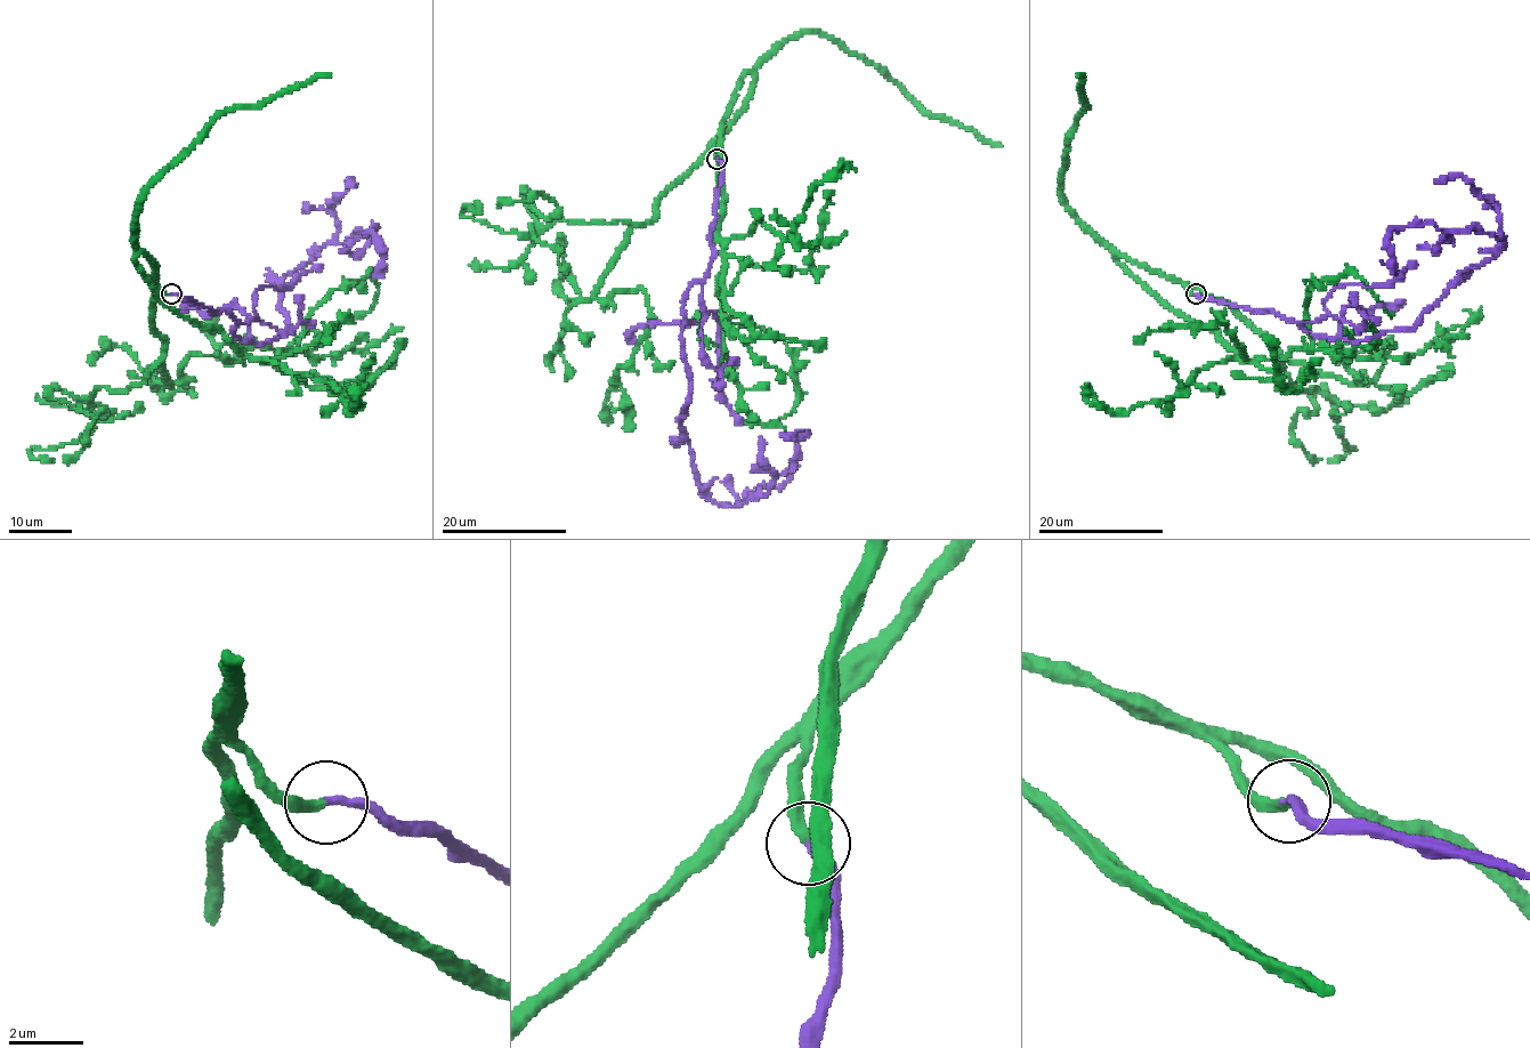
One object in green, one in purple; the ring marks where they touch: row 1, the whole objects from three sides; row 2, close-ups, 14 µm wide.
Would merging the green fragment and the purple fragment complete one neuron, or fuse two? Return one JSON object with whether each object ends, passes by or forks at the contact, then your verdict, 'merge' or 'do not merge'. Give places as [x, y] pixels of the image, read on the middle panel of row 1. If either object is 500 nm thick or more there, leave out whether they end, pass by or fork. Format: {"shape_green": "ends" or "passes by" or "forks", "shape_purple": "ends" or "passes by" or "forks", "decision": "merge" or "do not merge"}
{"shape_green": "ends", "shape_purple": "ends", "decision": "merge"}

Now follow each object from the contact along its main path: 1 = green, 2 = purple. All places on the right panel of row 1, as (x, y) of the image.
1: (1196, 293), (1117, 255), (1166, 303), (1216, 328), (1241, 360), (1310, 348), (1309, 288), (1346, 271), (1392, 316)
2: (1196, 293), (1367, 341), (1408, 330), (1504, 239), (1432, 224), (1391, 228), (1393, 274)

